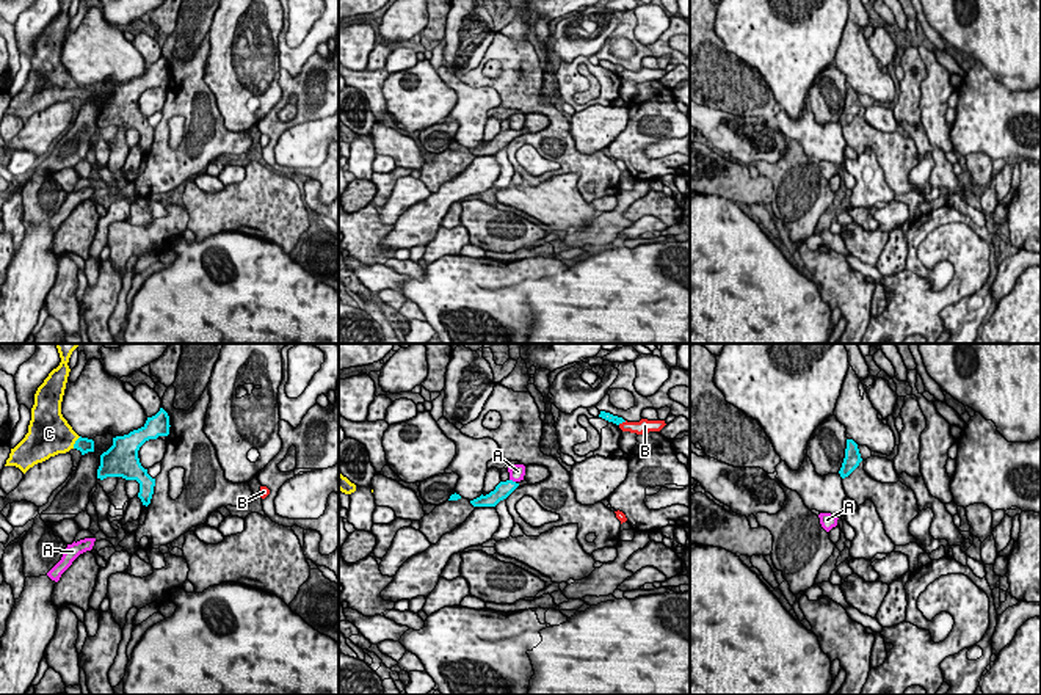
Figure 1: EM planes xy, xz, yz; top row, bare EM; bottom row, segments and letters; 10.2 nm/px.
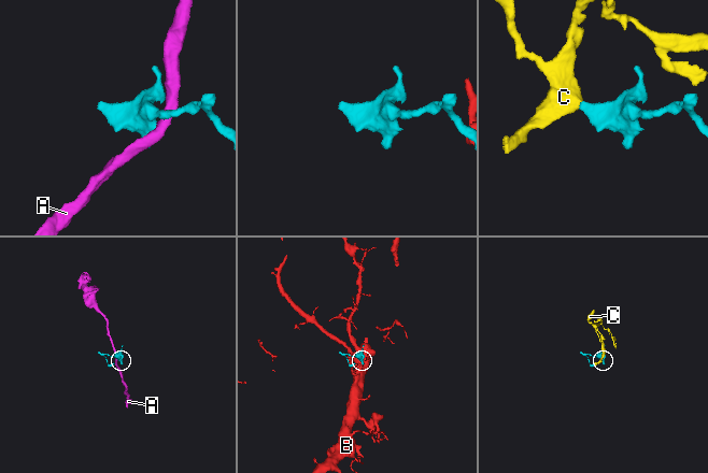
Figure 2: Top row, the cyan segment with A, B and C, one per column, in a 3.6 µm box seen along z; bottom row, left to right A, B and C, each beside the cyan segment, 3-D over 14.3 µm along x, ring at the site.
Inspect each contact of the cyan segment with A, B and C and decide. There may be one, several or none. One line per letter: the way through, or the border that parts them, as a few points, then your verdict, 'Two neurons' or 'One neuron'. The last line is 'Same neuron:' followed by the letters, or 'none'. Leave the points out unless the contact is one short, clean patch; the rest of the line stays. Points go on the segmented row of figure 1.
A: Boundary: xz (510, 479), (515, 482). Two neurons
B: Two neurons
C: Path across: xy (83, 444), (76, 443), (54, 435). One neuron
Same neuron: C

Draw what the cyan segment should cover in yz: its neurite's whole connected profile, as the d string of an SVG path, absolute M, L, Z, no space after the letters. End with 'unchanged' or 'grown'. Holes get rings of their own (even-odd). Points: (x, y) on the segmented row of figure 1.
M847 439L845 458L839 471L840 477L848 477L862 461L858 444L853 439Z; unchanged

